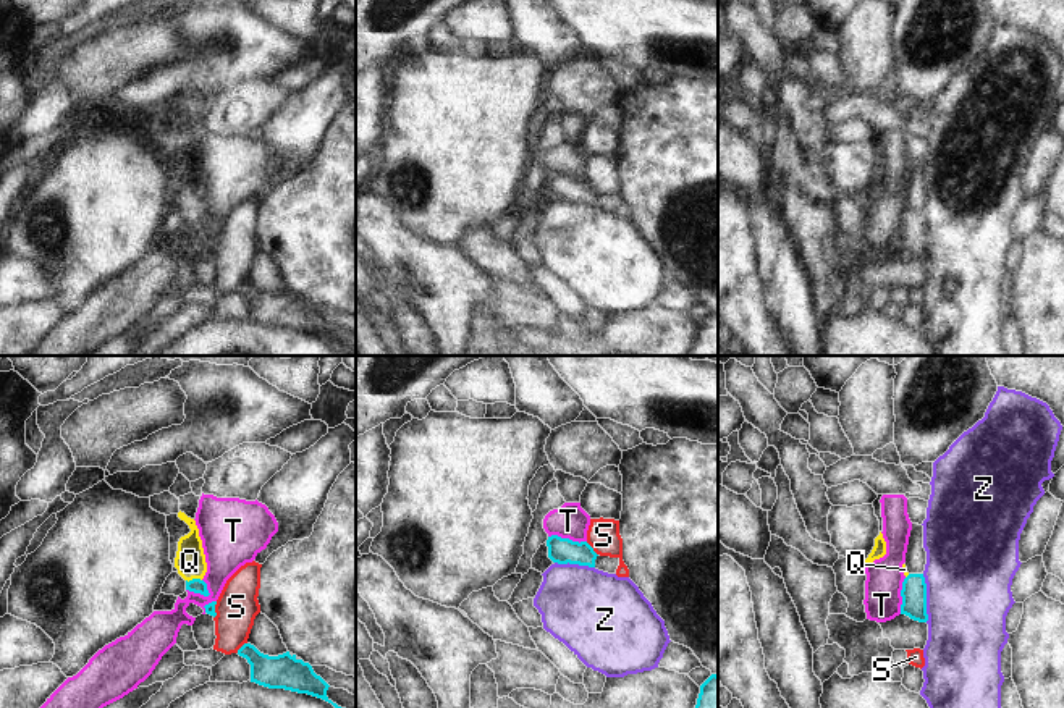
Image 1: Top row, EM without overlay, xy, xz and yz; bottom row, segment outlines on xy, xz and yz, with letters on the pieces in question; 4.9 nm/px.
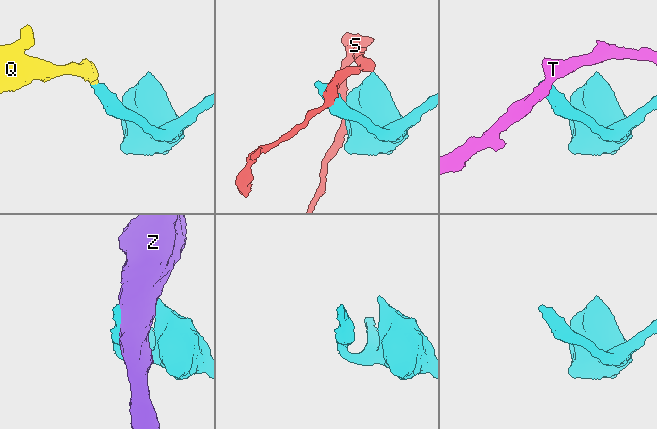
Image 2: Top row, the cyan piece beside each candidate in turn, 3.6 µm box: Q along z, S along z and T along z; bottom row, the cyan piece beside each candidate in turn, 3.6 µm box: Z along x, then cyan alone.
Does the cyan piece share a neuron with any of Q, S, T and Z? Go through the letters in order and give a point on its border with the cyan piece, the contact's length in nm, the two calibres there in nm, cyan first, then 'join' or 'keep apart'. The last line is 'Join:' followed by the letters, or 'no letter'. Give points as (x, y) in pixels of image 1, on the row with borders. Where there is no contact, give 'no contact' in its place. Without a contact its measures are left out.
Q: xy (193, 579) | 80 nm | 70/150 nm | join
S: xz (592, 548) | 90 nm | 130/160 nm | keep apart
T: xy (199, 592) | 130 nm | 70/220 nm | keep apart
Z: yz (925, 598) | 240 nm | 130/440 nm | keep apart
Join: Q

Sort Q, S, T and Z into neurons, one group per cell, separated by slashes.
Q / S / T / Z

